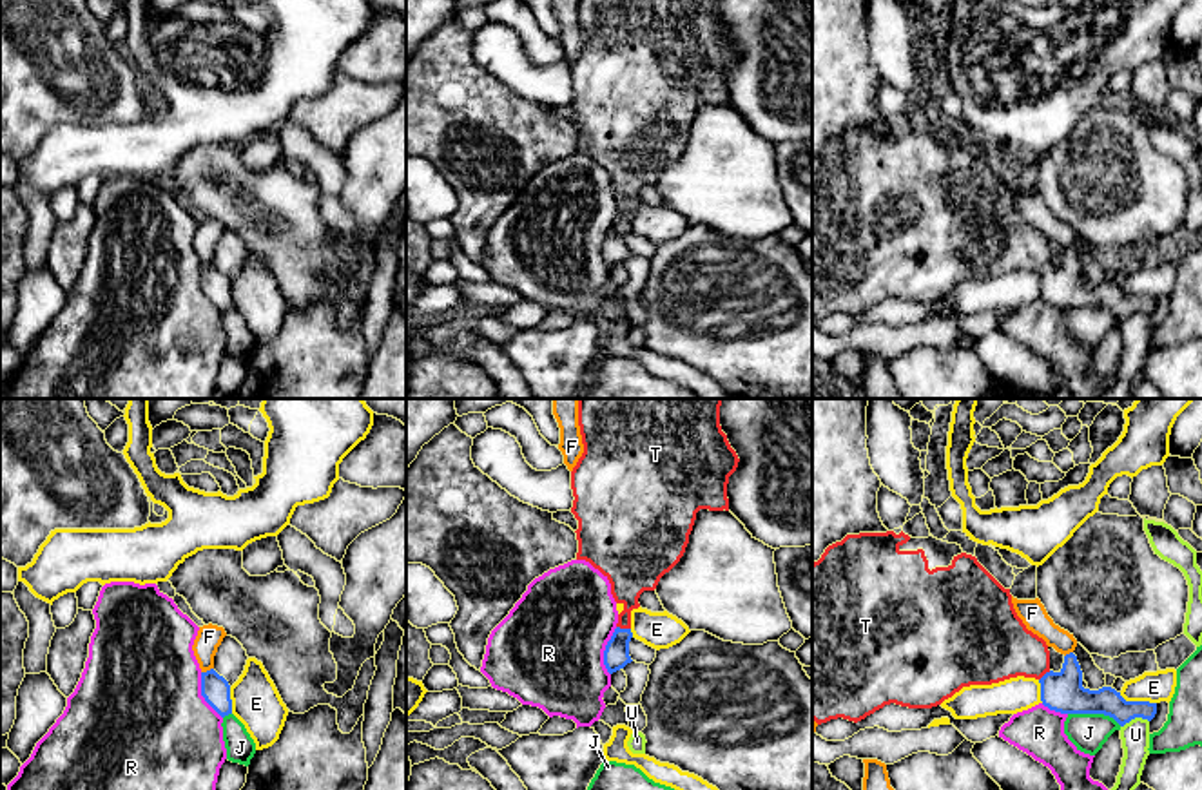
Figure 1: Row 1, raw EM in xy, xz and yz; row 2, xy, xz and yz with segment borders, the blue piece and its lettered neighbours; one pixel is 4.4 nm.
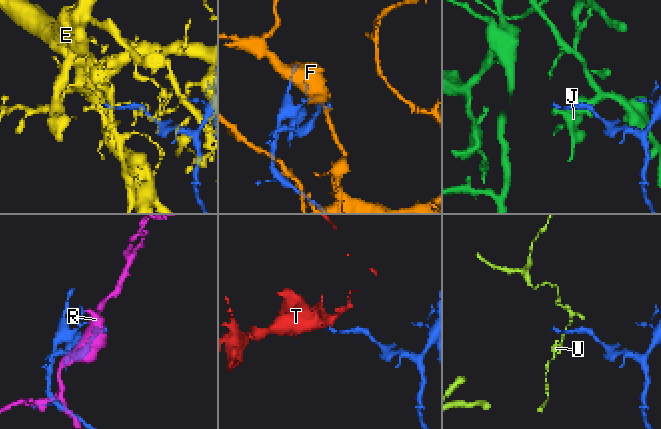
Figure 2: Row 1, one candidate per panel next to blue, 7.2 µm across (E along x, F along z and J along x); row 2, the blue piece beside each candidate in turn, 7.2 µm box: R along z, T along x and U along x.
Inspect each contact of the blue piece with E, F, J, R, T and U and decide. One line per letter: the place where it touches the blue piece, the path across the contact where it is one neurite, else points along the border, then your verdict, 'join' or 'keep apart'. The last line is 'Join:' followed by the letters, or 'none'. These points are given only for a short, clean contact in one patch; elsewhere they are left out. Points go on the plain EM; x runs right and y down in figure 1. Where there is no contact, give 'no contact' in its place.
E: yz (1137, 296) | keep apart
F: xy (207, 265) | along xy (213, 261), (202, 267) | keep apart
J: yz (1095, 307) | keep apart
R: xz (604, 245) | along xz (617, 221), (604, 245), (604, 261), (610, 269) | keep apart
T: xz (624, 223) | across xz (617, 250), (624, 223), (630, 167) | join
U: yz (1134, 312) | along yz (1148, 314), (1135, 312), (1121, 321) | keep apart
Join: T

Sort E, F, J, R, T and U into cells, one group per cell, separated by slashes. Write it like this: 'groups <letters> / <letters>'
groups E / F / J / R / T / U

